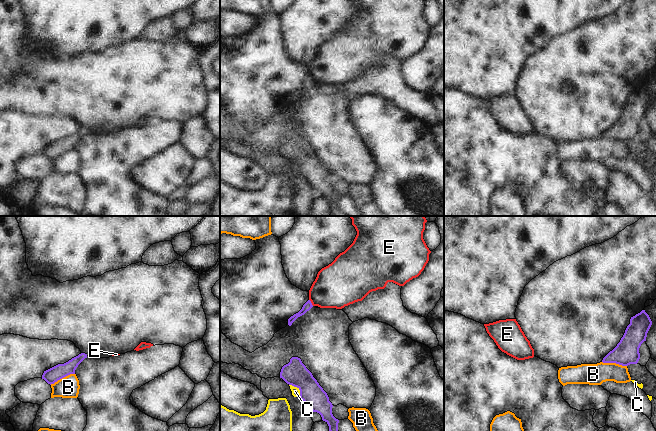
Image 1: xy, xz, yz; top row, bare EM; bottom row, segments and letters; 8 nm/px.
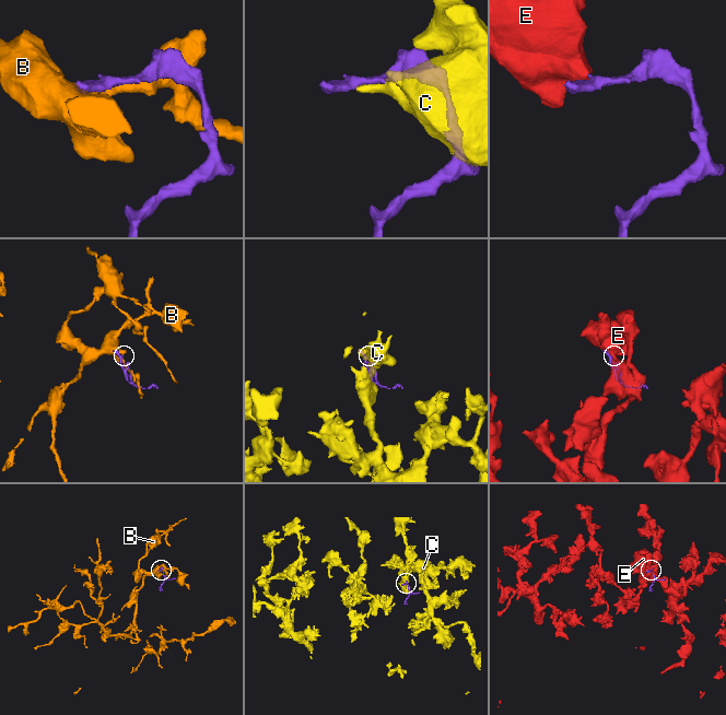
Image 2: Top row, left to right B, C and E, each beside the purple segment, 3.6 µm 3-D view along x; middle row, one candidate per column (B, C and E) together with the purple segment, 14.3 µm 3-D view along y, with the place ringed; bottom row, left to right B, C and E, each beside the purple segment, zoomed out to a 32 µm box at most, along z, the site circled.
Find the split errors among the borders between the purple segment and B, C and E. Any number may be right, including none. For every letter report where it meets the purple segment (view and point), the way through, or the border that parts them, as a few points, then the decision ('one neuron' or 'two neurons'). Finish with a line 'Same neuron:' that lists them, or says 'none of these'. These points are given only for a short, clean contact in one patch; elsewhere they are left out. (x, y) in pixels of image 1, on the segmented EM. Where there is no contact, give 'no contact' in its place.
B: contact yz (614, 362); two neurons
C: contact xz (299, 389); two neurons
E: contact xz (310, 302); border xz (309, 299), (313, 305); two neurons
Same neuron: none of these

